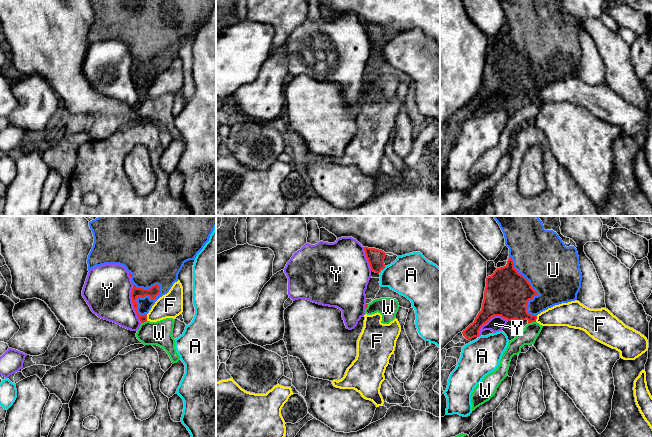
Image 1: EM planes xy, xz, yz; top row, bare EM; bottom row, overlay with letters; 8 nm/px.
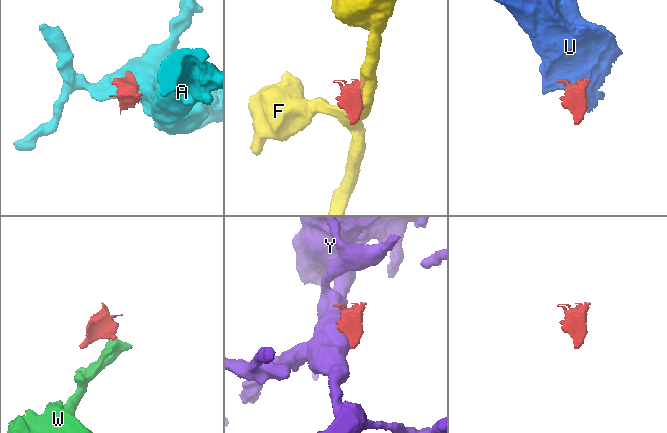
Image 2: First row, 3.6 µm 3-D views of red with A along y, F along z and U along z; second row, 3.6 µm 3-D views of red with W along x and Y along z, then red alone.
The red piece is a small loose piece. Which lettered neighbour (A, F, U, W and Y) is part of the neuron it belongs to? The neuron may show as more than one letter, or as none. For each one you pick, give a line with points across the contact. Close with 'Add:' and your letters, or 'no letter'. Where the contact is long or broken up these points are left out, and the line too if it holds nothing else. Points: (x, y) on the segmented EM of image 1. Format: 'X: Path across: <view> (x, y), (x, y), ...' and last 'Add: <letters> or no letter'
Add: U

